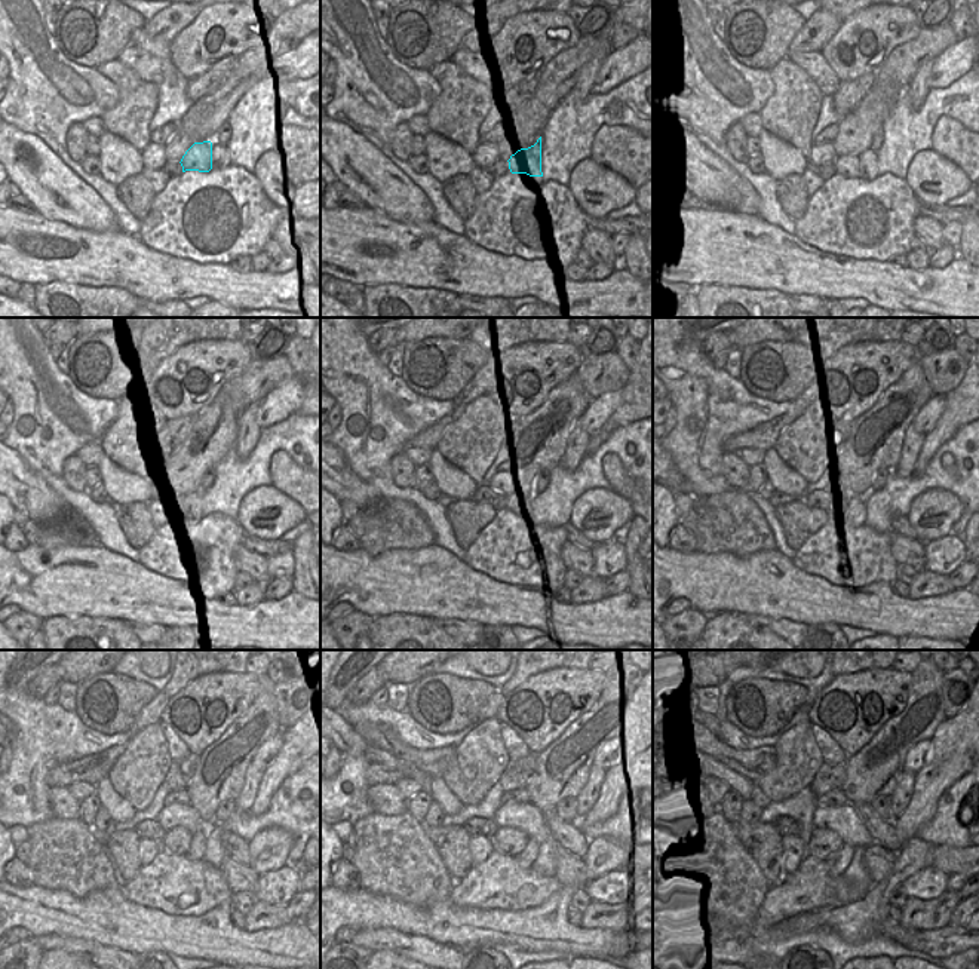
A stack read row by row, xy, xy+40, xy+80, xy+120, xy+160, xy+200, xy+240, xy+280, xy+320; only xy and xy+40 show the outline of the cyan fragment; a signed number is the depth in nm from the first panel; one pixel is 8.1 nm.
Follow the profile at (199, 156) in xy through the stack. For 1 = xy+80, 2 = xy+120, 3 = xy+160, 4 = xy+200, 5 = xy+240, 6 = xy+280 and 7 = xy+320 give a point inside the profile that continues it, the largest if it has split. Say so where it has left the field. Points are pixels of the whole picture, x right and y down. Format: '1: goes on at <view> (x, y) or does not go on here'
1: goes on at xy+80 (864, 166)
2: goes on at xy+120 (184, 502)
3: goes on at xy+160 (515, 502)
4: goes on at xy+200 (844, 505)
5: goes on at xy+240 (178, 840)
6: goes on at xy+280 (509, 842)
7: goes on at xy+320 (823, 842)

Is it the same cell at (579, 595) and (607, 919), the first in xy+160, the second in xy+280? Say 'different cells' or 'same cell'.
same cell

